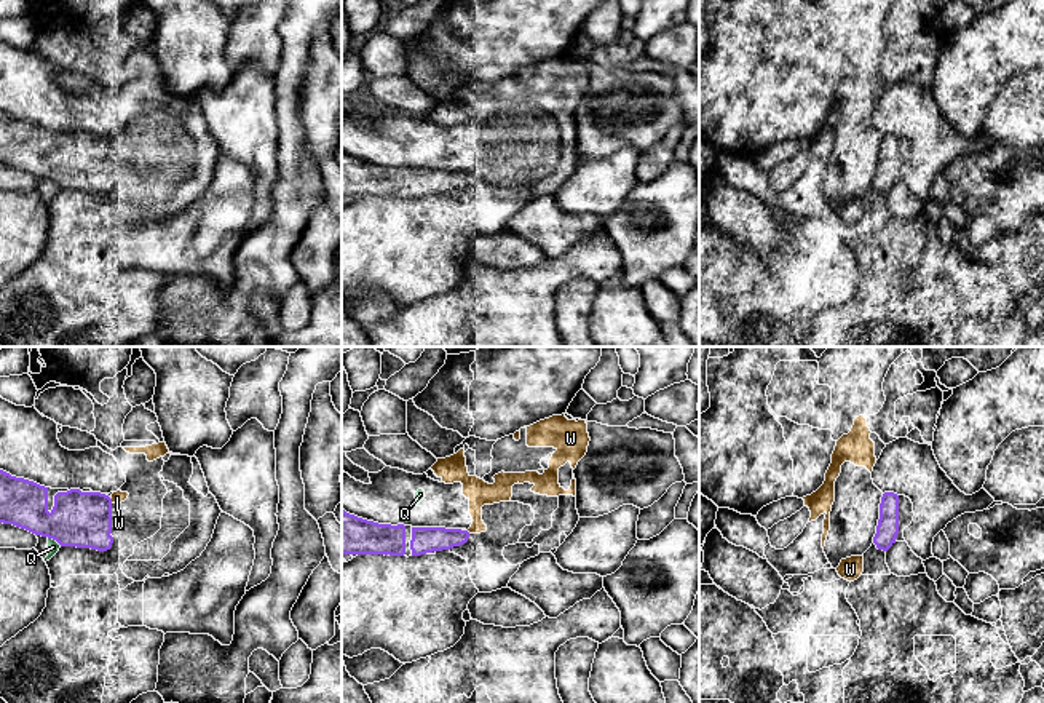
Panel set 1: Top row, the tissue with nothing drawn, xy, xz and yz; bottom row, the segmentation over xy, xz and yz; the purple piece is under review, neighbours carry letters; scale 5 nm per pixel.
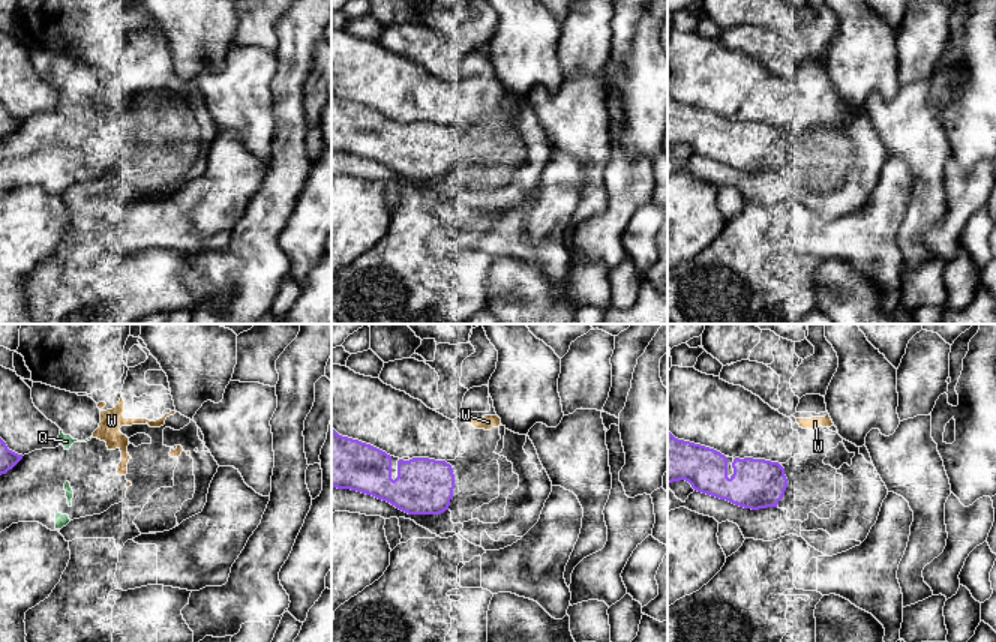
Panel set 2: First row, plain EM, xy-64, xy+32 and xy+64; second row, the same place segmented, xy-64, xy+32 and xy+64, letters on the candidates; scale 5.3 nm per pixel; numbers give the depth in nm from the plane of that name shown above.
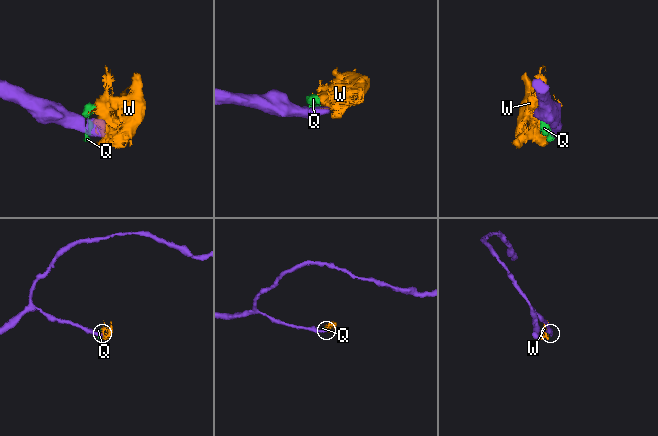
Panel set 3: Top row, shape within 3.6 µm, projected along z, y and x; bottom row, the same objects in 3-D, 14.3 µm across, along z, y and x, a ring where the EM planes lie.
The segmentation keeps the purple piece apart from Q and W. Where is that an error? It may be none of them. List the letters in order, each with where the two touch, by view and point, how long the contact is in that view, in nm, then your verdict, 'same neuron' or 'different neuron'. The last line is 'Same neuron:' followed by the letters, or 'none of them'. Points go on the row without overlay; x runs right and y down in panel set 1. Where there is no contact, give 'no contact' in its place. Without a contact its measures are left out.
Q: xy (55, 181) | 80 nm | different neuron
W: xy (110, 142) | 40 nm | different neuron
Same neuron: none of them

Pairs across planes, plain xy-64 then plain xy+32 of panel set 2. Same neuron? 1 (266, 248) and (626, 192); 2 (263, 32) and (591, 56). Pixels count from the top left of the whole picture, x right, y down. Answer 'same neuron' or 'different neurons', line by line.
1: same neuron
2: same neuron

